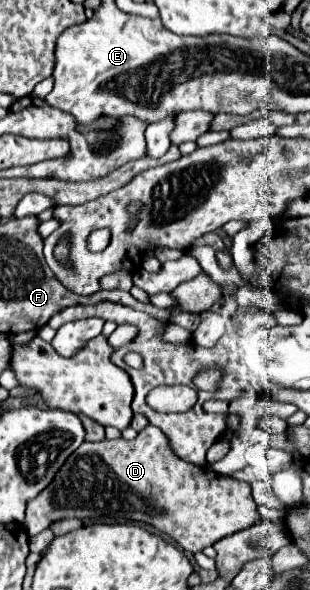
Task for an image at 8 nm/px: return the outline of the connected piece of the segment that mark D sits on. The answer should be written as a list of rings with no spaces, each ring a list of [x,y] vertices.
[[[150,424],[144,430],[140,430],[134,440],[84,442],[58,470],[54,480],[34,500],[28,500],[24,526],[28,530],[28,536],[34,536],[48,528],[54,520],[62,518],[80,518],[96,522],[144,522],[168,534],[186,552],[192,554],[202,552],[206,546],[212,546],[218,540],[234,532],[246,530],[262,520],[258,504],[254,502],[250,486],[246,482],[178,460],[178,456],[170,452],[166,436]]]

